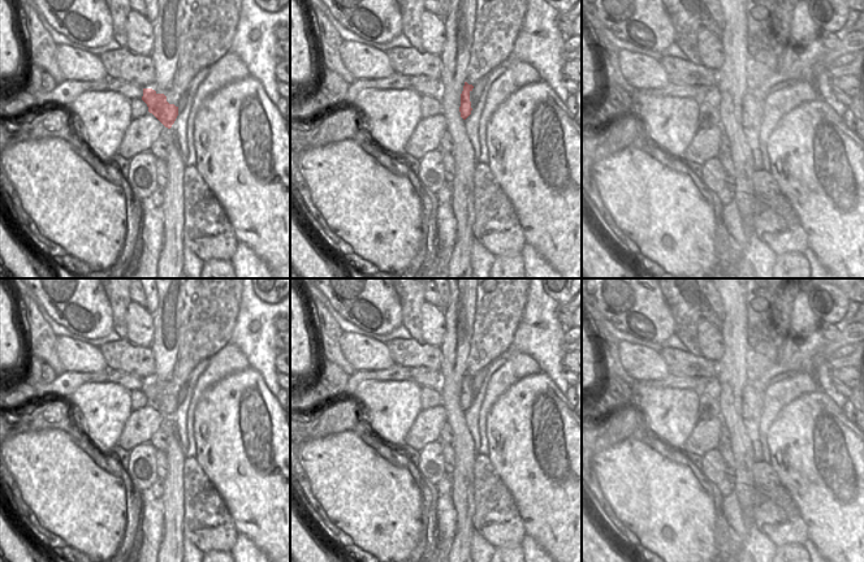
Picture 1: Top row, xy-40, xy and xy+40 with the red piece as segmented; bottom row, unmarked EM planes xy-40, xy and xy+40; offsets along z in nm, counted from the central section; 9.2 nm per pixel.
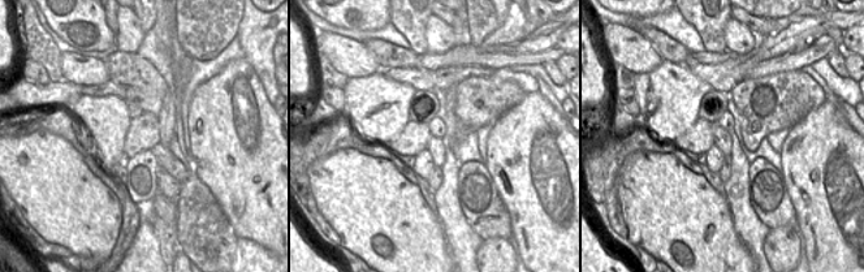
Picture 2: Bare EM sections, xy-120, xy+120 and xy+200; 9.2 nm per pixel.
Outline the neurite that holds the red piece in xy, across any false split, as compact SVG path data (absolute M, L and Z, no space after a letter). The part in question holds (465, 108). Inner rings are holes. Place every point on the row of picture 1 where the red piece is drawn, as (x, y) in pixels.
M465 82L463 91L461 94L461 107L459 107L461 117L463 120L466 120L471 114L471 111L478 101L472 94L472 88L474 88L472 85Z

